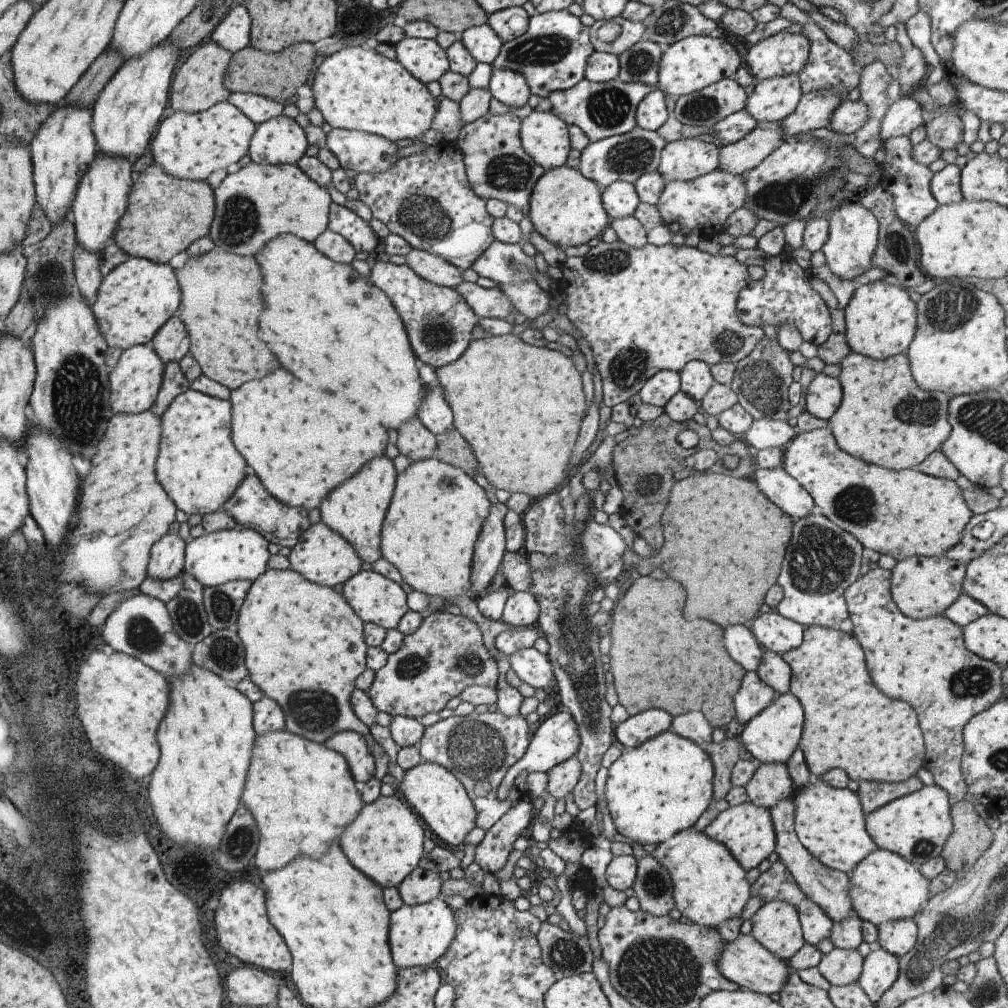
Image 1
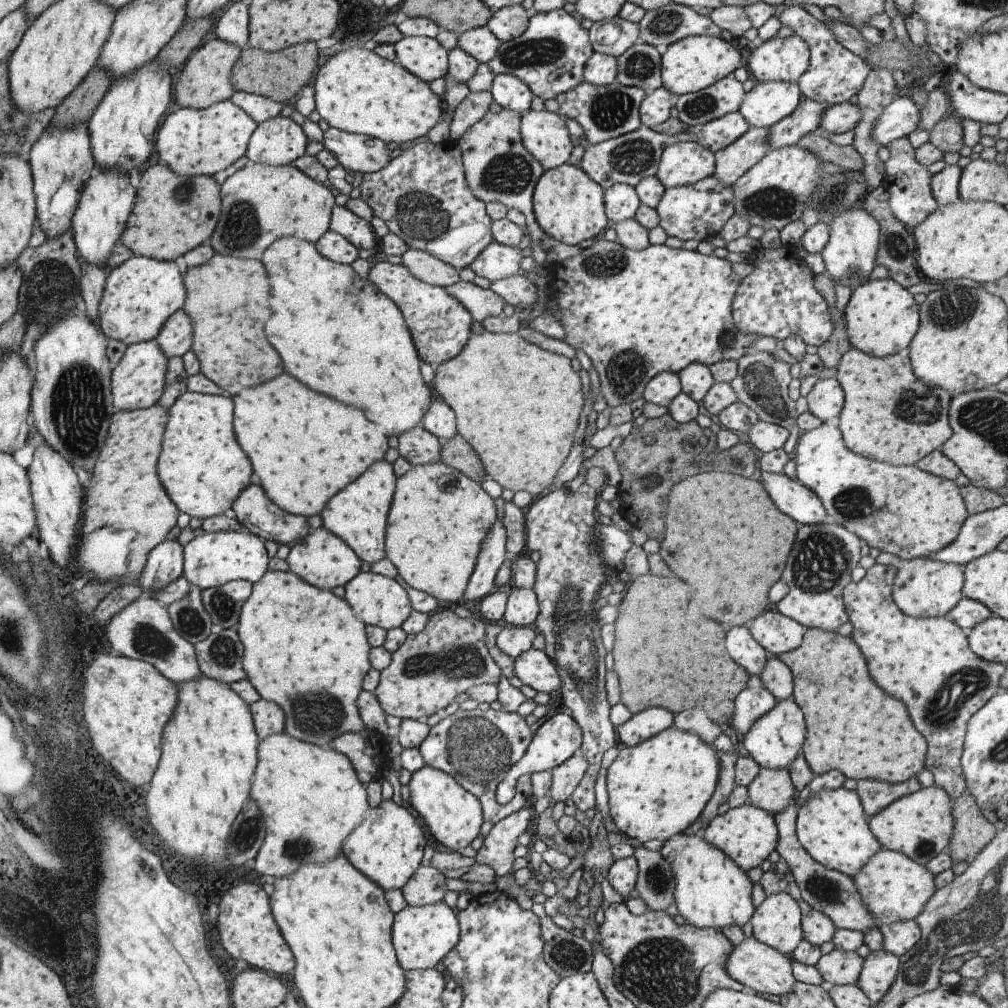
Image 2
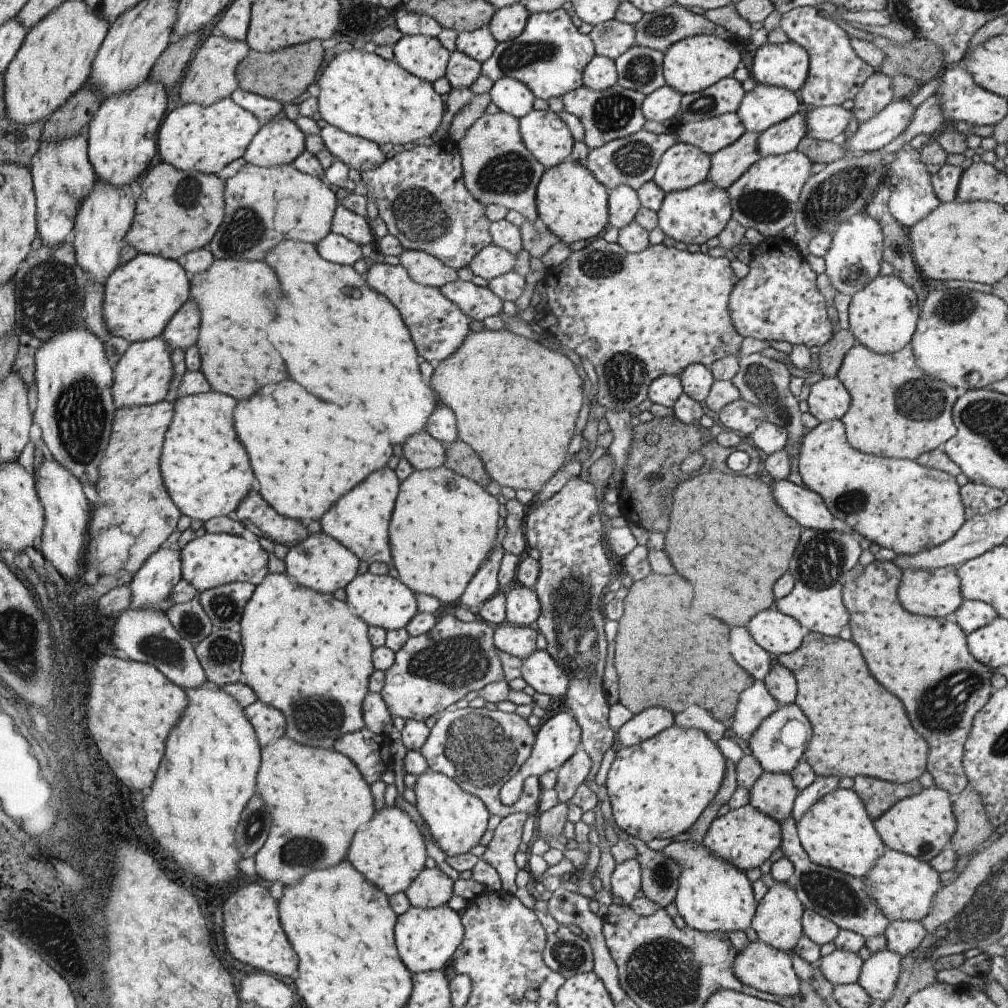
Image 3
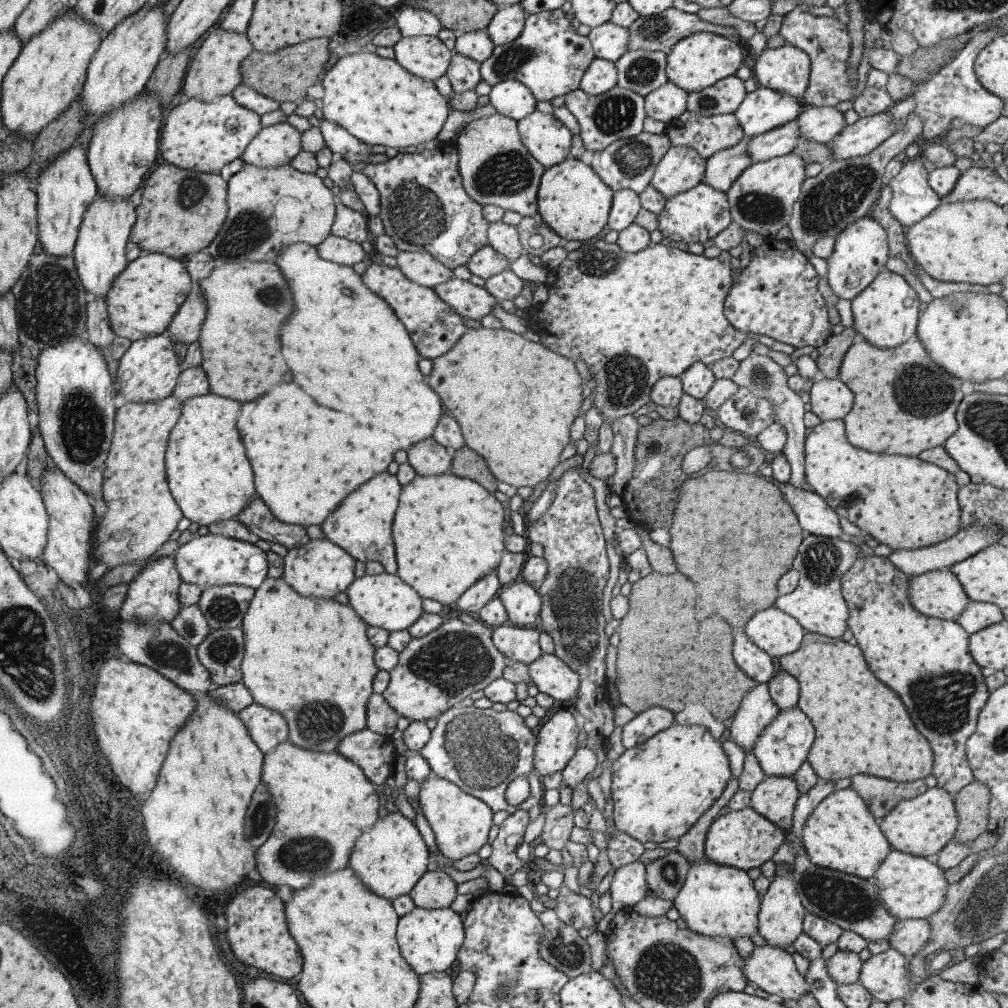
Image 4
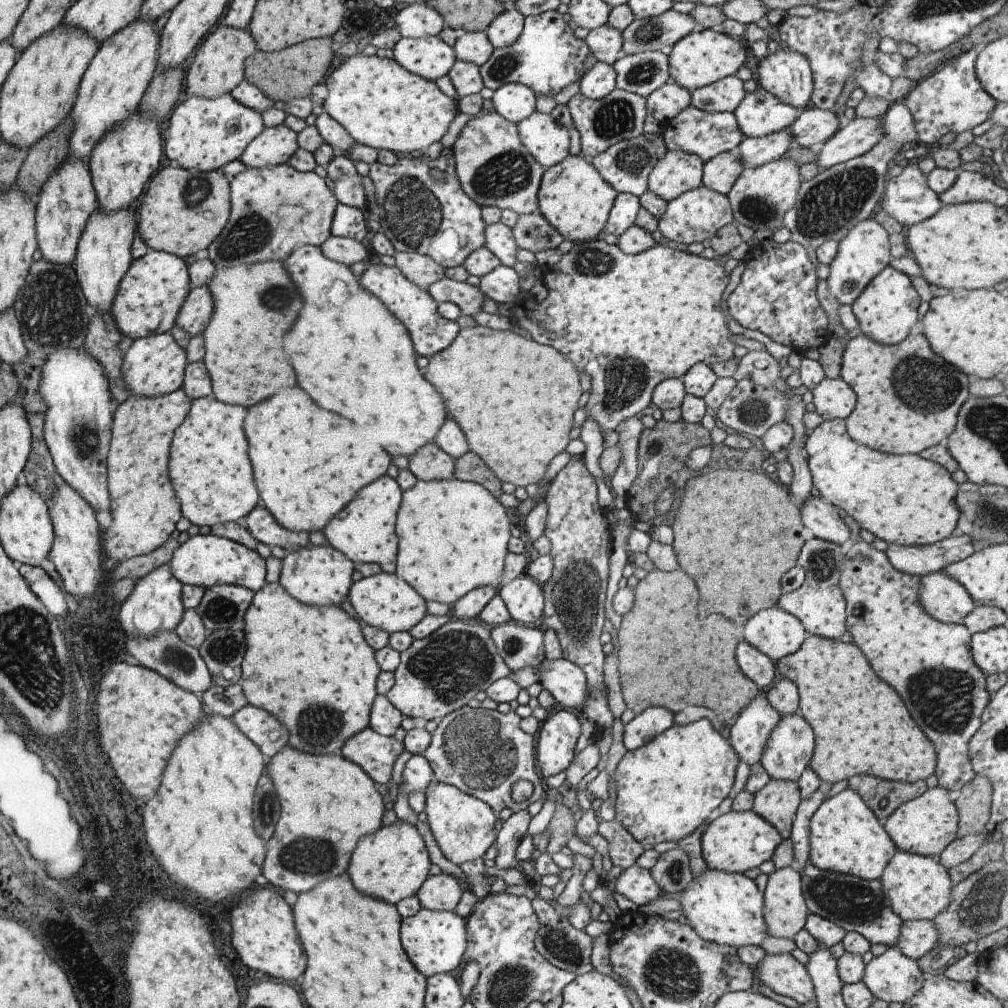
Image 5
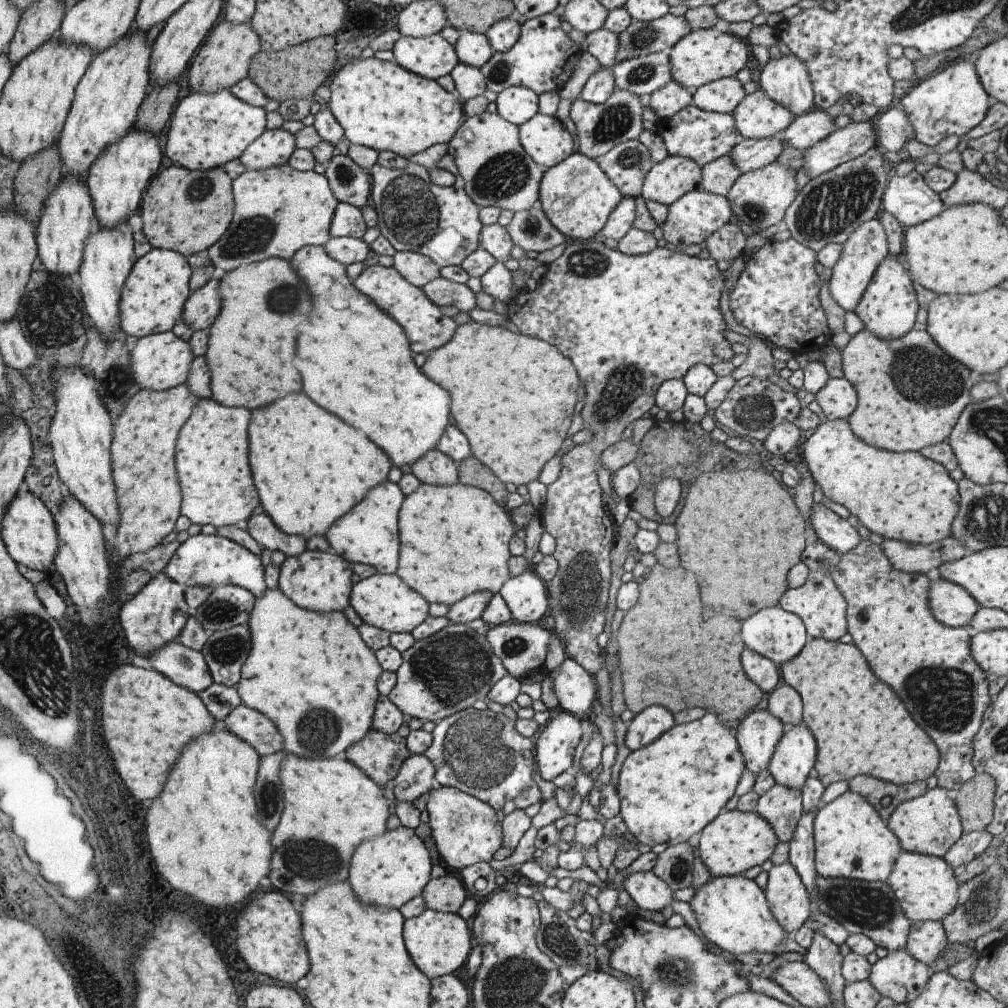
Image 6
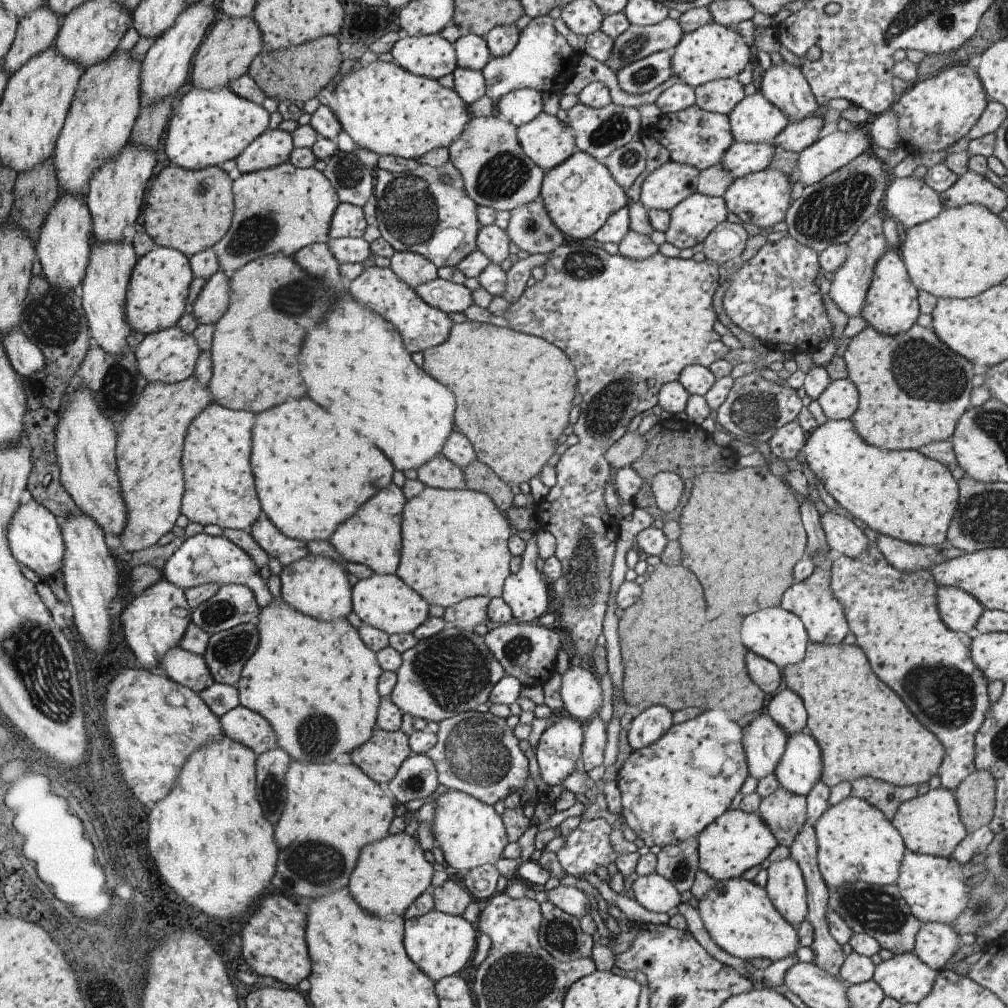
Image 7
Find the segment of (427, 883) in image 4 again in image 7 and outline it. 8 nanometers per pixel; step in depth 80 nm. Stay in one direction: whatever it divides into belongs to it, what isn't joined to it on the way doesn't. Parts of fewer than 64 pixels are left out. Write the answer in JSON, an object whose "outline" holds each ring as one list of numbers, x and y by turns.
{"outline":[[448,878,442,885,431,887,434,909,451,915,462,915,473,901,472,895,462,882]]}

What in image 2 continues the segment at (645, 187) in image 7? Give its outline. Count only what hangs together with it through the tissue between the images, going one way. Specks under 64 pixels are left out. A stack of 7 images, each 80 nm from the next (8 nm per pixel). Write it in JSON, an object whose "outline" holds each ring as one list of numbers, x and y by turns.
{"outline":[[695,142,668,145,655,174,668,187,694,184,715,171,715,153]]}

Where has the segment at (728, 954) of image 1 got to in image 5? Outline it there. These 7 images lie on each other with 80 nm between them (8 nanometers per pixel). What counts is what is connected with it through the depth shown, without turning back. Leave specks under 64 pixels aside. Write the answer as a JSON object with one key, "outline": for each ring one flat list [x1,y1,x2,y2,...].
{"outline":[[766,953,752,969,756,969,759,982,776,994,788,996,798,1004,815,1000,813,982,806,967,791,953]]}

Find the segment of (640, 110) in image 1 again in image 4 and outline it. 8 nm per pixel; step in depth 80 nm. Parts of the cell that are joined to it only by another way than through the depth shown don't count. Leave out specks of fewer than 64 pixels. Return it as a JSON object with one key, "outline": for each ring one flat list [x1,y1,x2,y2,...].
{"outline":[[667,81,645,96,645,113,650,118,670,124,687,110,689,93]]}

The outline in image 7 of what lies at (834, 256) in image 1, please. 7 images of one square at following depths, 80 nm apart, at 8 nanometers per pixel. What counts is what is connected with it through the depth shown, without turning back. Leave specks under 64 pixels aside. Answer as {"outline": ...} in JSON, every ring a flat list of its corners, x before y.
{"outline":[[883,212,871,216,857,233,847,242,848,253,846,260,834,272,834,280,830,284,829,295,840,310,850,317,861,316,865,296,869,289,875,264,887,251,886,238,883,233]]}

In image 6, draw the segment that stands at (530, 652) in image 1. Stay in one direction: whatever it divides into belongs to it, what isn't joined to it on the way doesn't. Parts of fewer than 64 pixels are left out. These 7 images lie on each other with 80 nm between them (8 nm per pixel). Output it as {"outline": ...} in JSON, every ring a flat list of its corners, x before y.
{"outline":[[568,658,546,674,552,679,560,706,580,719,589,718,593,702,598,700,595,677]]}

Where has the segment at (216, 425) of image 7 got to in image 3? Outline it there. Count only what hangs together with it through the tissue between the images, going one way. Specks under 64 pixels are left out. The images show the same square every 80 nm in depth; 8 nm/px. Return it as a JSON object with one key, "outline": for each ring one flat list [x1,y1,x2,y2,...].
{"outline":[[212,390,178,397,174,404,161,460,170,498,182,514,204,523,234,512,256,485,248,453,234,428,236,400]]}

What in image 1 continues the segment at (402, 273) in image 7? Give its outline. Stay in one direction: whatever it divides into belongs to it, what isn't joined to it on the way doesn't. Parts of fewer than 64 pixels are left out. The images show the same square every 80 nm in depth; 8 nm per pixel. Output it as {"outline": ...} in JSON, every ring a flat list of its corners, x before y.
{"outline":[[410,249,405,257,406,265,418,276,434,284,456,289,460,283,464,282,463,269,450,264,441,256,418,249]]}

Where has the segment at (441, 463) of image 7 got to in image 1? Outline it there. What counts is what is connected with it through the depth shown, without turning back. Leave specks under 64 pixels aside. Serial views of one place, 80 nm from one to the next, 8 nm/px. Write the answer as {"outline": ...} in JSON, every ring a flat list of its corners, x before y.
{"outline":[[416,416,402,423,397,428,398,438,396,446,401,454,410,460,419,461,436,457,438,437,422,424]]}

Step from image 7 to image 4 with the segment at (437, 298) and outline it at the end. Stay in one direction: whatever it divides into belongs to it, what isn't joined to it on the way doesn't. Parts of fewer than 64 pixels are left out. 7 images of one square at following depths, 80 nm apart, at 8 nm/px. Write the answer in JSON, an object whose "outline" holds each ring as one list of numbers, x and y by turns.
{"outline":[[452,278,433,289,463,318,481,320,483,316,492,314,497,303,500,305,484,287,462,279]]}

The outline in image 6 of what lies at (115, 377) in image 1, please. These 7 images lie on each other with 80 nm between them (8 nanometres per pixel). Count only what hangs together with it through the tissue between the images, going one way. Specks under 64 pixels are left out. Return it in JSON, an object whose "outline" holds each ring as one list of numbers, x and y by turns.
{"outline":[[174,331,152,333,138,339,136,346,129,352,129,363,134,382,140,390,168,391,179,387,189,378,194,353,189,342,176,336]]}

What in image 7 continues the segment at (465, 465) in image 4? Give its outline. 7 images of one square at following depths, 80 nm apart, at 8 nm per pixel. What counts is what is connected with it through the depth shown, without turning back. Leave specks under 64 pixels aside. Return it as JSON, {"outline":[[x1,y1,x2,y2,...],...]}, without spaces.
{"outline":[[476,458,462,470,466,488,490,496,502,514,506,514,507,510,514,506,514,495,510,491,510,485,506,484,487,464]]}

